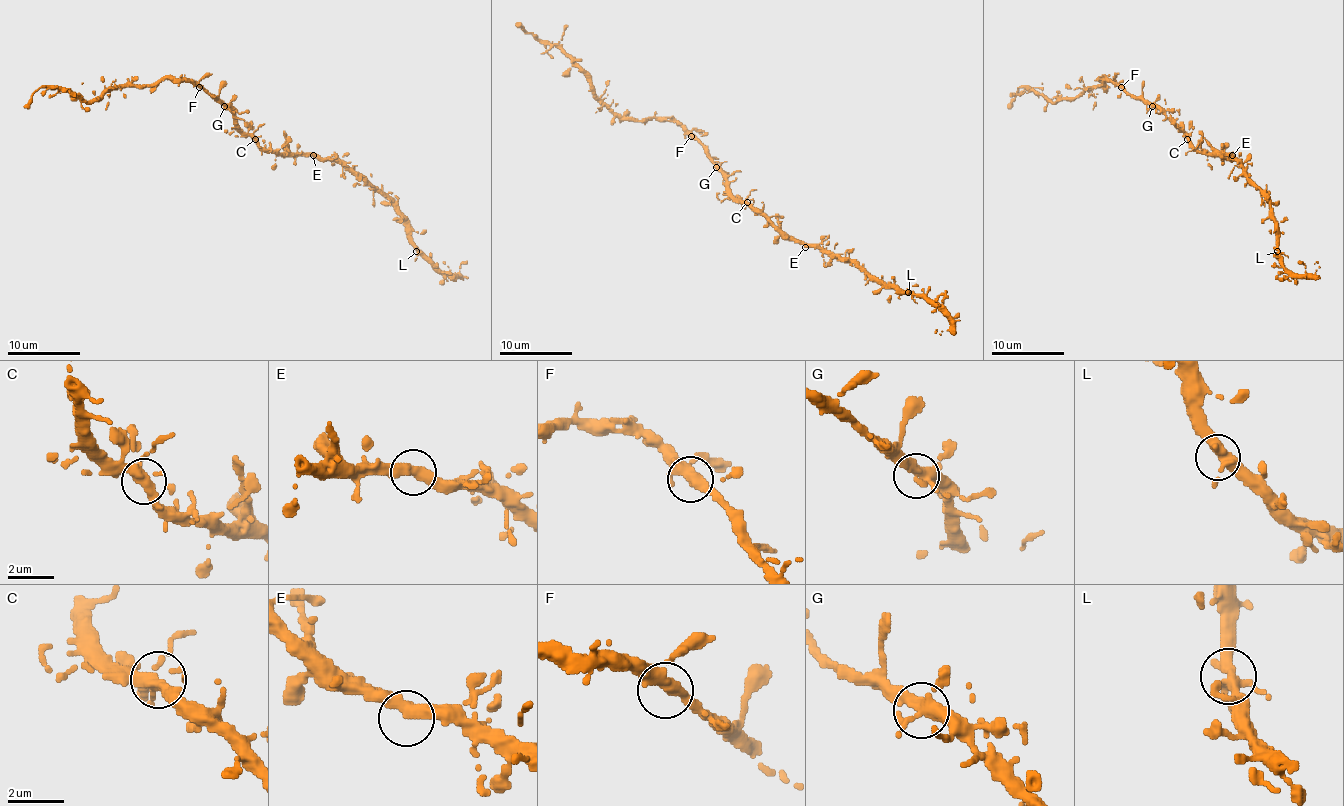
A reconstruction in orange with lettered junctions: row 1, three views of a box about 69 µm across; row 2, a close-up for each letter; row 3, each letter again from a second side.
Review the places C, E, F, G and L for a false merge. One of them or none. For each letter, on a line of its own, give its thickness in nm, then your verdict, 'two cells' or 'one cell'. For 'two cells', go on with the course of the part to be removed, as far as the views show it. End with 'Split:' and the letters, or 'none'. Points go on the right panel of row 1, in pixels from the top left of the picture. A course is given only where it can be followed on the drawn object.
C: 340 nm thick; one cell
E: 440 nm thick; one cell
F: 360 nm thick; one cell
G: 320 nm thick; one cell
L: 360 nm thick; one cell
Split: none

